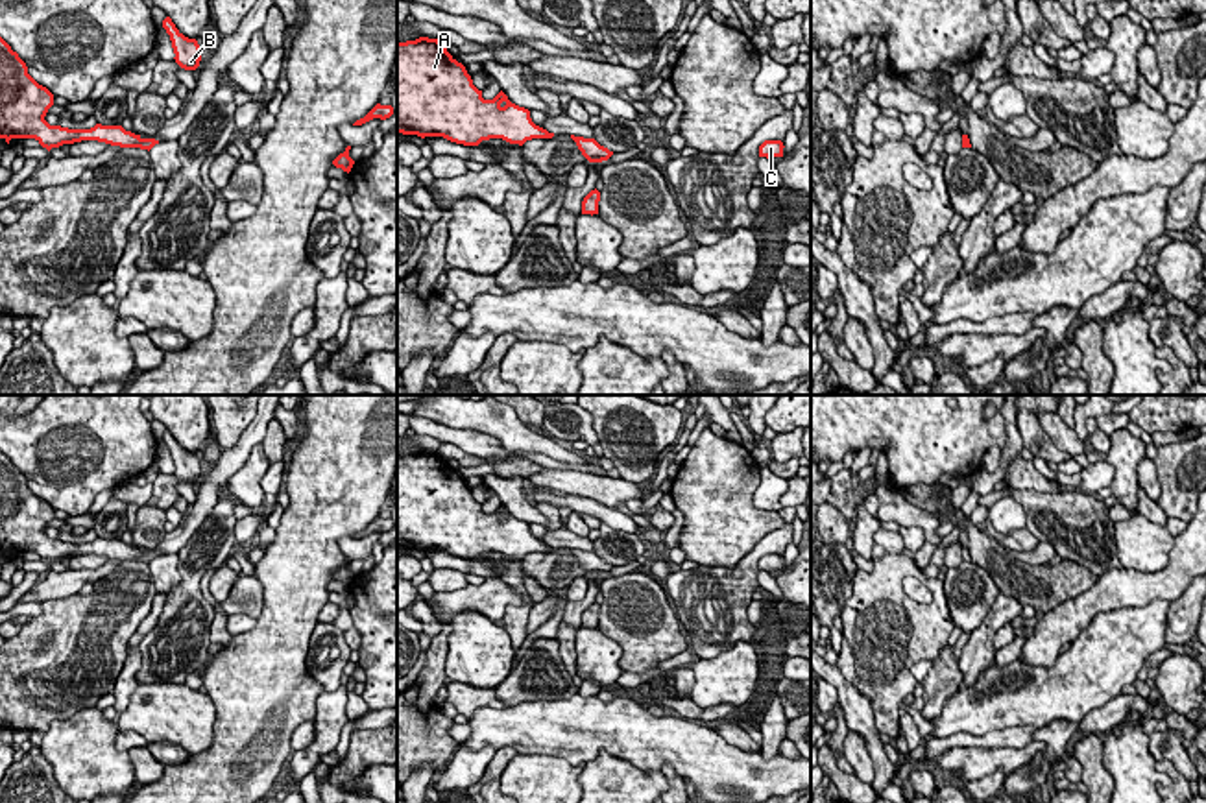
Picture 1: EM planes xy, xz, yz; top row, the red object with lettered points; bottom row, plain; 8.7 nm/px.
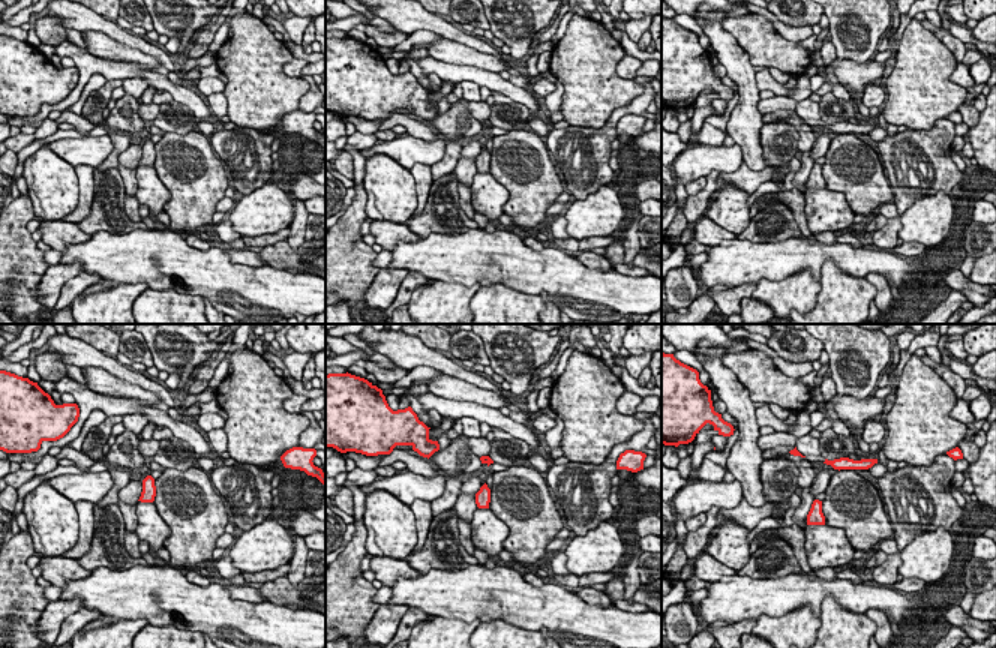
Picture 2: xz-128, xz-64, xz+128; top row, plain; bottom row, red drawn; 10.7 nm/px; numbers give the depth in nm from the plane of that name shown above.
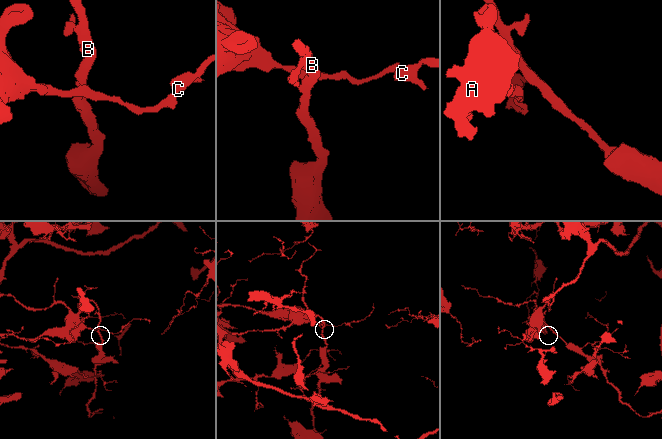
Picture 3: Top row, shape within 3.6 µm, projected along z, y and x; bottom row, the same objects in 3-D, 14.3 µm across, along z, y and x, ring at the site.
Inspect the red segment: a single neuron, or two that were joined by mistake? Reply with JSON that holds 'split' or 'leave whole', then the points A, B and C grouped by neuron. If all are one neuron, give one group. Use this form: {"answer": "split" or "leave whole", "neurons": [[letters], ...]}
{"answer": "split", "neurons": [["A"], ["B", "C"]]}

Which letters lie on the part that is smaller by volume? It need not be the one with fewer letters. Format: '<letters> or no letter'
B, C

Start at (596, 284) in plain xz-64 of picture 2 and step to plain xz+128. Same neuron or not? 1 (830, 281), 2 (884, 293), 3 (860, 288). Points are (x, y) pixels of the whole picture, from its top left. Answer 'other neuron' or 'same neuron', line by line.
1: other neuron
2: other neuron
3: other neuron

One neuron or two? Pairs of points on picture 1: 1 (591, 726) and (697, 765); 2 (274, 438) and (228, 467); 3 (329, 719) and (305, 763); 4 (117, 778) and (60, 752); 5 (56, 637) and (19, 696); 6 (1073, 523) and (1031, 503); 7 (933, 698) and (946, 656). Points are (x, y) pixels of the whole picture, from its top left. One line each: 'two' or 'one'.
1: one
2: two
3: one
4: one
5: one
6: one
7: one

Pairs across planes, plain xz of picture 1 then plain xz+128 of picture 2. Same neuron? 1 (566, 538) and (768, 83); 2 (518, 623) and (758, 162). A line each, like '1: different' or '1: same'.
1: different
2: same

